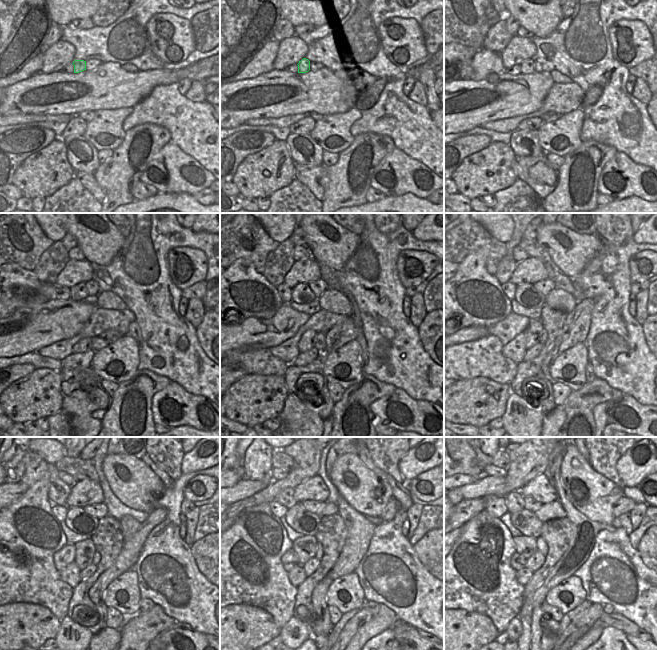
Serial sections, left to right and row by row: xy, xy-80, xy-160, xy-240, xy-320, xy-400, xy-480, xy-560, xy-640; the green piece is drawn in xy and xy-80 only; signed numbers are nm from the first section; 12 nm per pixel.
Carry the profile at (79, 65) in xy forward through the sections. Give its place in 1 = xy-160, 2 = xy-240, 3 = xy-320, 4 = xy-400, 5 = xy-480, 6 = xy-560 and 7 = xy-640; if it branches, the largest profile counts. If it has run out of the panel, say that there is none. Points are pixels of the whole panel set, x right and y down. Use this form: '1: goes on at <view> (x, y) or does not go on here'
1: goes on at xy-160 (527, 67)
2: goes on at xy-240 (78, 292)
3: goes on at xy-320 (300, 294)
4: goes on at xy-400 (525, 294)
5: goes on at xy-480 (77, 520)
6: goes on at xy-560 (298, 518)
7: goes on at xy-640 (525, 521)

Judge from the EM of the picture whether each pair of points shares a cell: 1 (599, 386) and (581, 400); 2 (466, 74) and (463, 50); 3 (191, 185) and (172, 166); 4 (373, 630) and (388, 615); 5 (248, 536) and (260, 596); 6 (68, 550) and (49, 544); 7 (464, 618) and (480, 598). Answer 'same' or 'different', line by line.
1: same
2: same
3: same
4: same
5: same
6: different
7: different

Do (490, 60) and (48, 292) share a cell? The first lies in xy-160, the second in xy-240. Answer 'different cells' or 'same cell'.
same cell

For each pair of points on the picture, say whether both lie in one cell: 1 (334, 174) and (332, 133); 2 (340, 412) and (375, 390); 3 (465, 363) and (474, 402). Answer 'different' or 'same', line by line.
1: different
2: same
3: different

